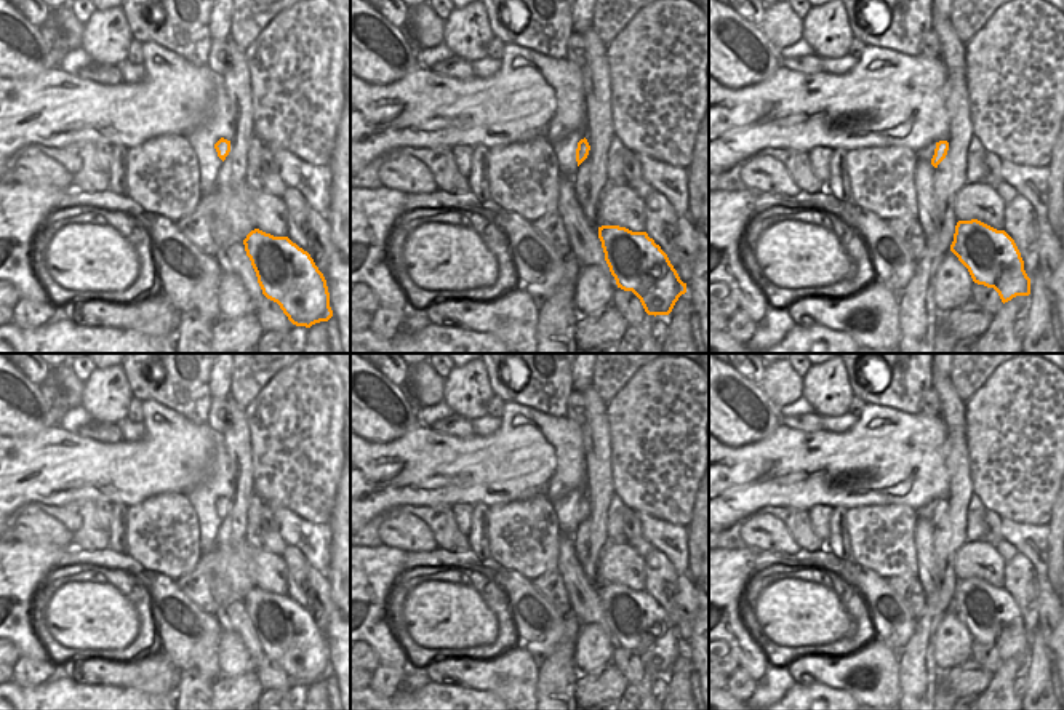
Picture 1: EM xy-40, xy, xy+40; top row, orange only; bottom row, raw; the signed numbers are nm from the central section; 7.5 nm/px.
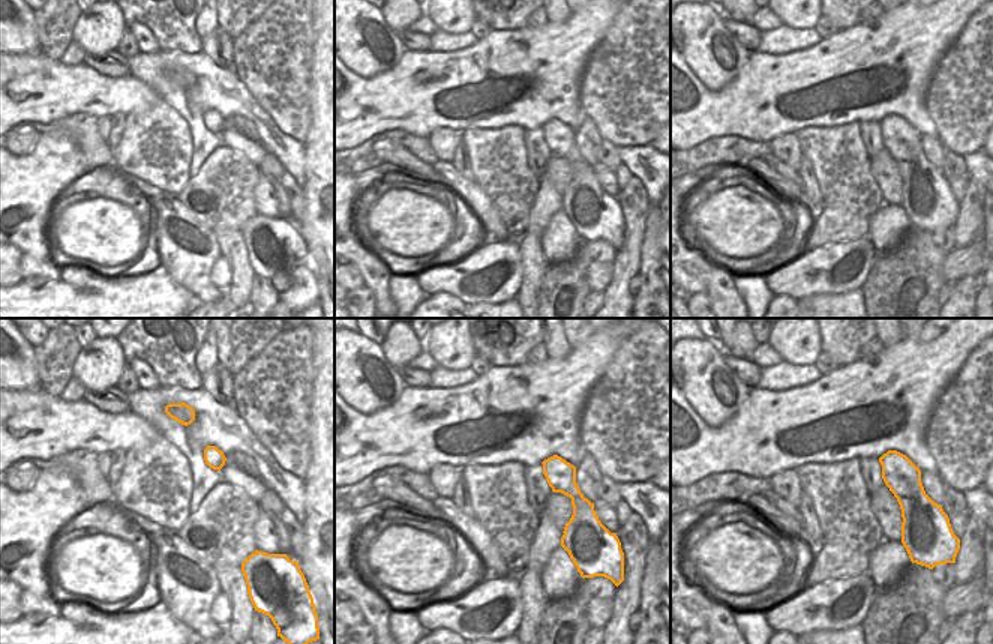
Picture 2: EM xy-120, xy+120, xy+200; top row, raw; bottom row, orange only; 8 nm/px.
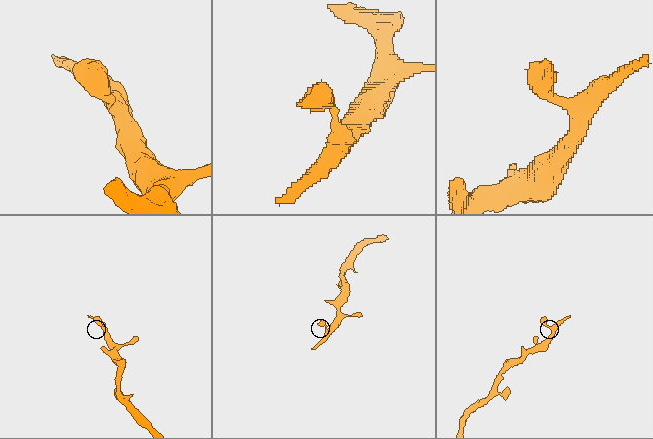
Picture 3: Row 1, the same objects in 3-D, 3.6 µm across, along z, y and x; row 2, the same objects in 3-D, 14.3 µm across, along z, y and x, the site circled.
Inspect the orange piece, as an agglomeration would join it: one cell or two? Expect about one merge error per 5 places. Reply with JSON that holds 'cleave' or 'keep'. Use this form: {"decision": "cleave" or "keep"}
{"decision": "keep"}

